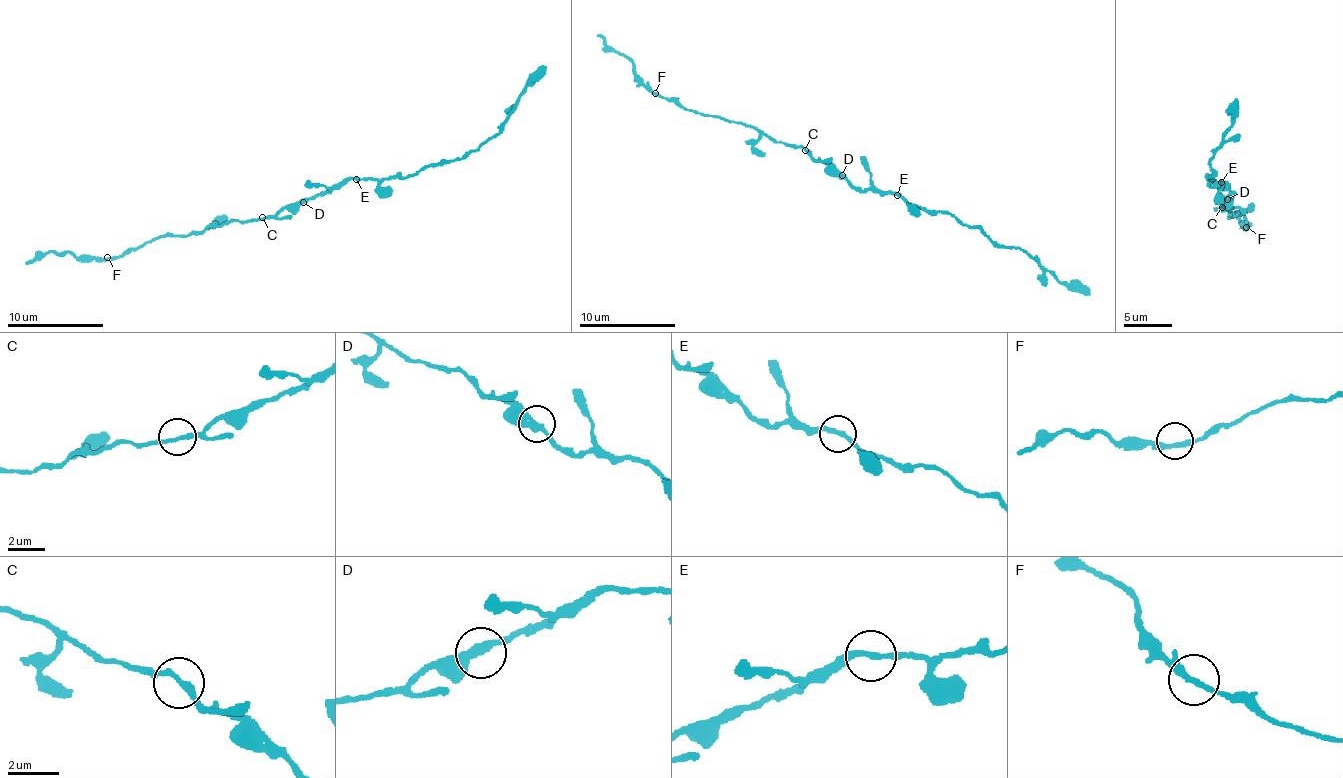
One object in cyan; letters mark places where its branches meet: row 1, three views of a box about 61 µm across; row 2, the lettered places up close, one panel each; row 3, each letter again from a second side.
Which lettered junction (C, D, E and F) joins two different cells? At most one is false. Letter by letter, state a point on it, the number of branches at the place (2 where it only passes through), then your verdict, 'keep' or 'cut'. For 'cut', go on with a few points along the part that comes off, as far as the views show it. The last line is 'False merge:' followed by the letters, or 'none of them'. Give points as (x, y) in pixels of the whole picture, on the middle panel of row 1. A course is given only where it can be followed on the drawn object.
C: at (805, 150); 2 branches meet; keep
D: at (842, 175); 2 branches meet; keep
E: at (897, 195); 2 branches meet; cut; foreign part runs (896, 194), (928, 210), (949, 212), (968, 226), (978, 227), (1005, 246), (1018, 248), (1055, 277), (1088, 293)
F: at (655, 93); 2 branches meet; keep
False merge: E

